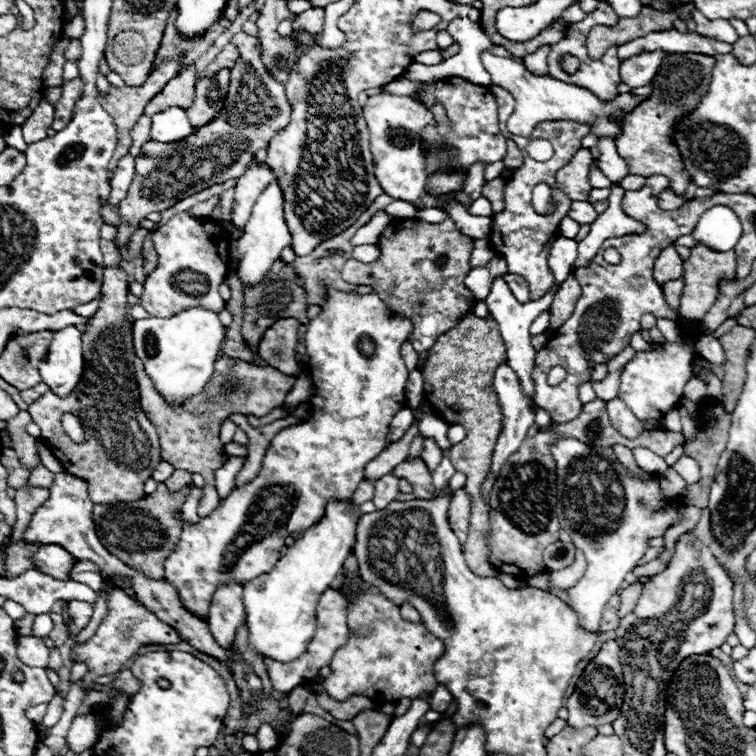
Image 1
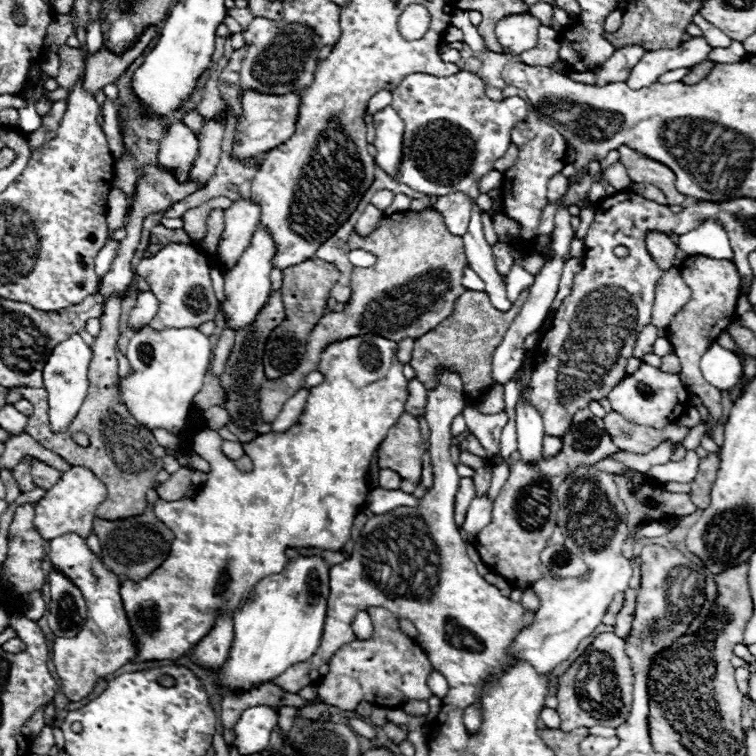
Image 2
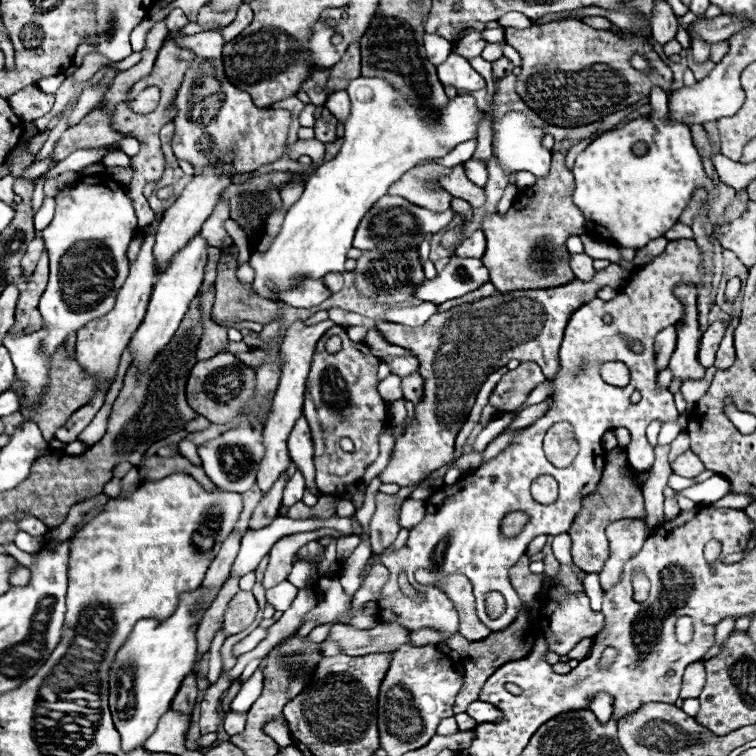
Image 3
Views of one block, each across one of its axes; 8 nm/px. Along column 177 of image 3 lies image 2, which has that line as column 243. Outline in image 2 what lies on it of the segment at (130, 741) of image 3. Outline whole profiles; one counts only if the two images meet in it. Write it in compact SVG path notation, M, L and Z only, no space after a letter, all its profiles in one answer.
M294 558L280 574L262 578L254 588L254 600L234 614L234 640L226 662L218 670L218 686L248 692L252 686L270 684L298 662L310 660L322 642L330 566L318 558Z

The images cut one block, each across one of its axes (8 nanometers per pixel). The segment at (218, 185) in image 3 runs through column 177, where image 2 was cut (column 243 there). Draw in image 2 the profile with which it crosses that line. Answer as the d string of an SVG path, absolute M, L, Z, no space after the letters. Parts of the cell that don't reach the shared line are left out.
M238 200L224 210L224 232L218 244L222 276L234 268L242 252L250 246L254 230L260 226L260 208L250 200Z

